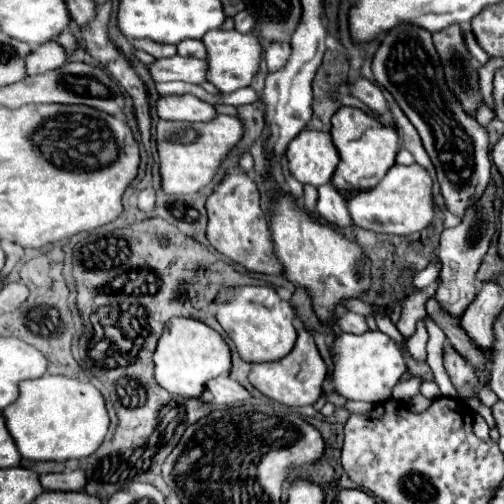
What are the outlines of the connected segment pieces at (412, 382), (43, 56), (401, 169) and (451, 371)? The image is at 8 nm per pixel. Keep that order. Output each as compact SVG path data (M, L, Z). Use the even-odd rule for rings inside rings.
M413 377L409 381L399 382L393 388L392 397L401 402L409 402L410 398L419 393L419 385L422 383L421 377Z
M50 40L40 46L34 46L32 52L26 56L26 74L40 74L40 72L56 70L64 62L66 62L64 48Z
M394 164L388 174L370 190L360 190L354 196L346 198L348 212L352 222L364 230L372 232L386 232L386 234L412 234L420 232L432 222L434 206L432 206L432 178L428 172L418 166L402 166Z
M448 340L444 342L444 368L460 396L470 396L474 390L480 388L472 366L448 344Z

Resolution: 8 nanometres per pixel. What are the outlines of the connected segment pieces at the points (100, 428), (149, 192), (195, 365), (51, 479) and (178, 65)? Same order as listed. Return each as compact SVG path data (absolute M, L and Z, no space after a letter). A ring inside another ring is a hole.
M50 374L20 382L20 396L4 408L4 416L20 454L28 460L86 458L98 450L110 424L104 396L96 386Z
M146 188L138 194L138 208L142 212L152 212L154 210L154 202L156 202L156 194L152 188Z
M172 318L166 322L158 340L154 364L156 380L162 388L184 398L198 398L206 390L208 380L230 372L232 356L224 338L204 322L194 318Z
M82 470L60 472L60 474L42 474L40 484L44 490L84 490L86 476Z
M172 56L172 58L160 58L154 60L154 64L148 66L148 72L154 82L170 82L170 80L182 80L190 84L202 84L204 82L204 60L196 58L182 58L182 56Z

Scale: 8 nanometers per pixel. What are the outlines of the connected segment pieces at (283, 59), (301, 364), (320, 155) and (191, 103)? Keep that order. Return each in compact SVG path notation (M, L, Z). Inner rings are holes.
M274 42L266 48L266 64L268 64L268 70L270 72L276 72L280 70L286 62L288 62L288 56L290 56L290 44L288 42Z
M300 328L298 330L298 340L296 346L292 348L292 352L276 362L262 362L262 364L252 364L252 372L250 372L250 382L254 388L258 388L264 396L282 402L286 406L310 406L314 404L320 394L322 394L322 382L328 374L328 366L322 360L312 336Z
M302 130L286 148L290 172L302 184L328 184L340 162L340 154L328 132Z
M170 94L156 102L160 120L186 120L186 122L208 122L216 116L212 104L202 102L194 94Z

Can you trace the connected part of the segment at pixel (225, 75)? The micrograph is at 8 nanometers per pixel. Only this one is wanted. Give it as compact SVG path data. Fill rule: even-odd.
M212 30L212 32L204 34L202 42L204 42L206 52L208 52L208 56L206 56L206 64L208 64L206 80L218 92L228 94L228 92L234 92L238 88L250 86L254 74L258 72L258 64L260 64L260 56L262 56L262 48L252 34L240 34L236 30L230 30L230 32Z

